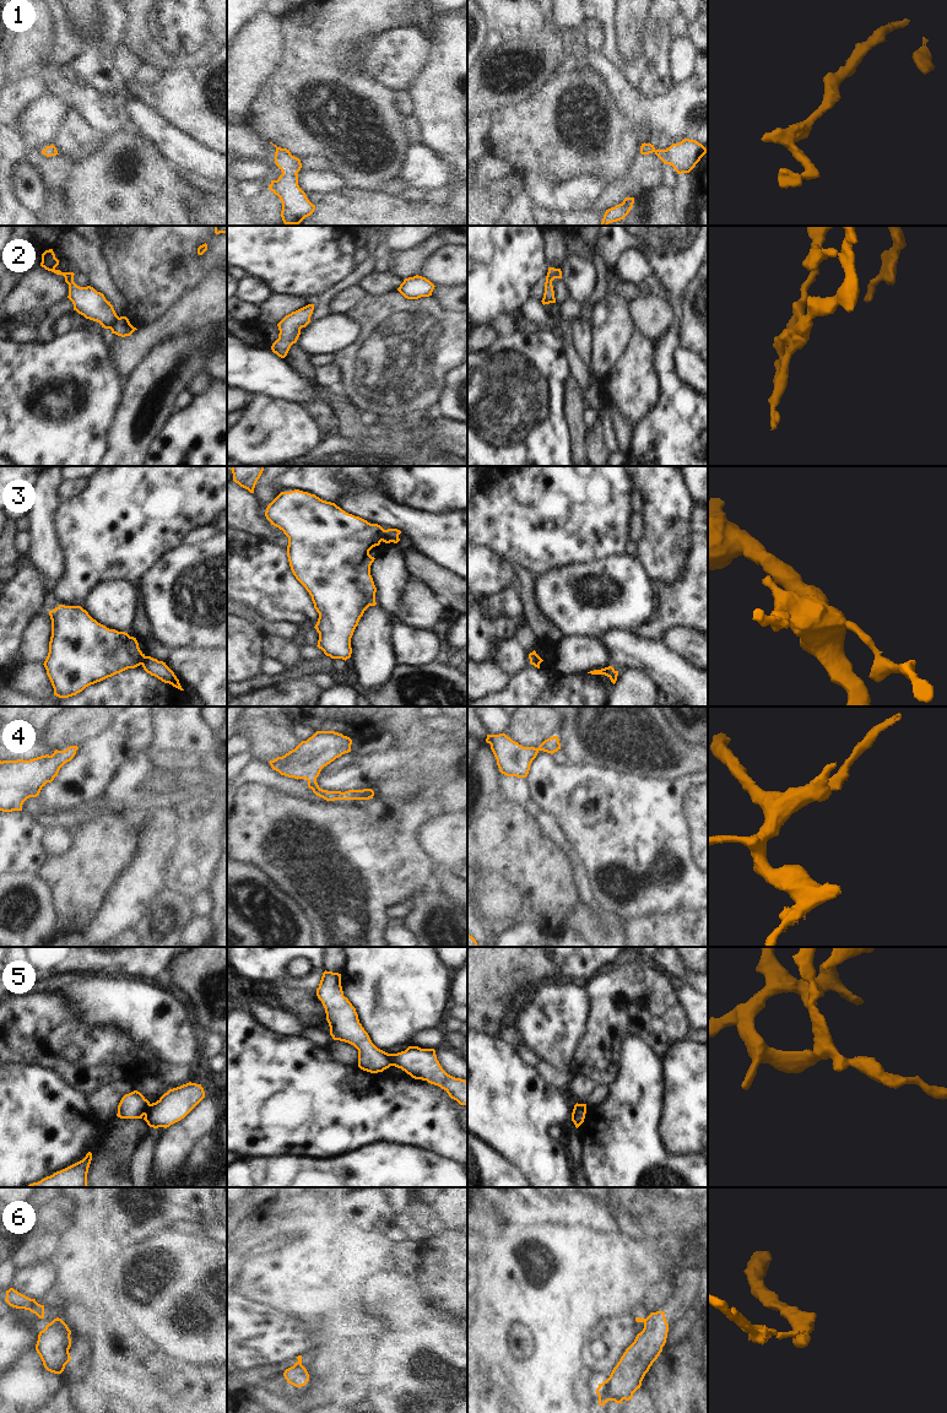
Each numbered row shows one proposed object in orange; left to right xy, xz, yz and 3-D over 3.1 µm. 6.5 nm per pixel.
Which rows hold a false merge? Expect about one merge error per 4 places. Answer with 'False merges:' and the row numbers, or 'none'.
False merges: 3, 5, 6

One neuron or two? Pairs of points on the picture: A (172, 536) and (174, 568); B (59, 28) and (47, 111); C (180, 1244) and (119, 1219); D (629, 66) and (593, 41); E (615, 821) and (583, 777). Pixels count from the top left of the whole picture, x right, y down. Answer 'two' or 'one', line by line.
A: two
B: two
C: two
D: two
E: one

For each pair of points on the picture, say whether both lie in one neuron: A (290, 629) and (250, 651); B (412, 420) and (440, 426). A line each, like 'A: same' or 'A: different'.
A: different
B: different

